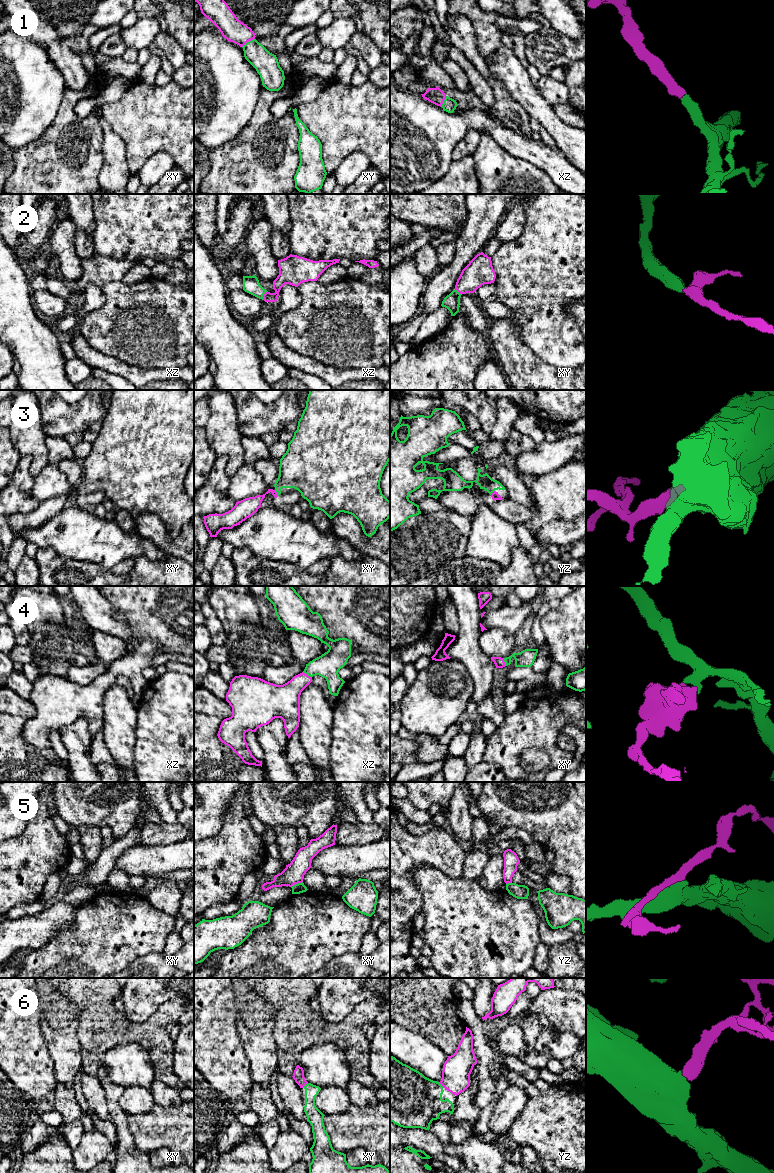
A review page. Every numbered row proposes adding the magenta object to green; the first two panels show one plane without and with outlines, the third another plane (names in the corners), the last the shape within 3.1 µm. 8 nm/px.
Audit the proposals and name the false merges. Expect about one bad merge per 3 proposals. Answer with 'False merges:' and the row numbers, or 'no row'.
False merges: 5

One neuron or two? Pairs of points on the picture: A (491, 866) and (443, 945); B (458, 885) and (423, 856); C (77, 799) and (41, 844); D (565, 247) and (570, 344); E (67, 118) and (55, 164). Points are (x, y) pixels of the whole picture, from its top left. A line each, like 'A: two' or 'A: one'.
A: two
B: two
C: two
D: one
E: one

